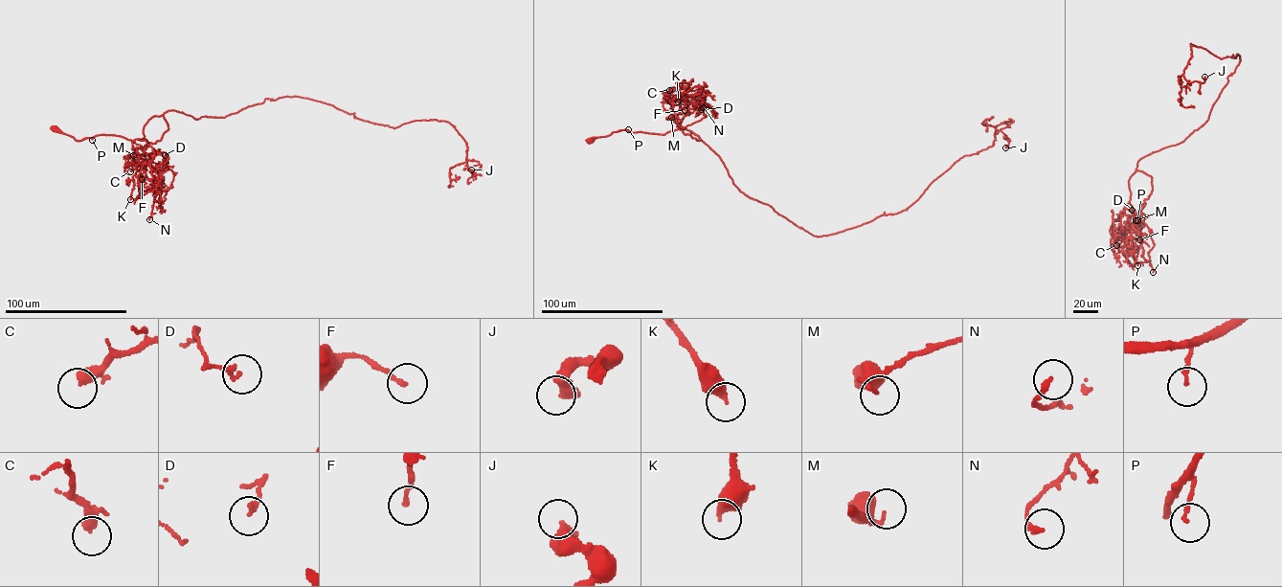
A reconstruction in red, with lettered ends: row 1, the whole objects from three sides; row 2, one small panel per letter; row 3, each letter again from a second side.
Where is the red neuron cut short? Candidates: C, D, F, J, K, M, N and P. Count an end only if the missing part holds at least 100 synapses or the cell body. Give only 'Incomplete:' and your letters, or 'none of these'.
Incomplete: none of these

